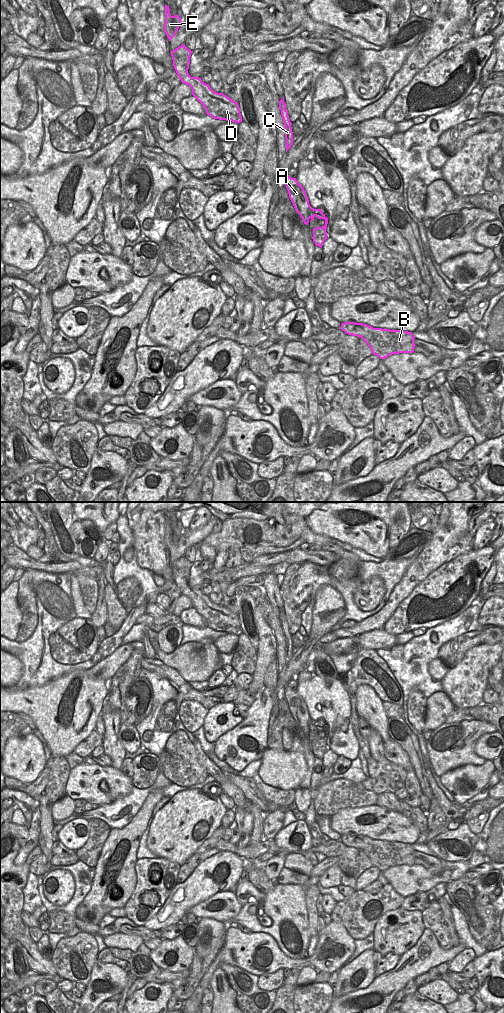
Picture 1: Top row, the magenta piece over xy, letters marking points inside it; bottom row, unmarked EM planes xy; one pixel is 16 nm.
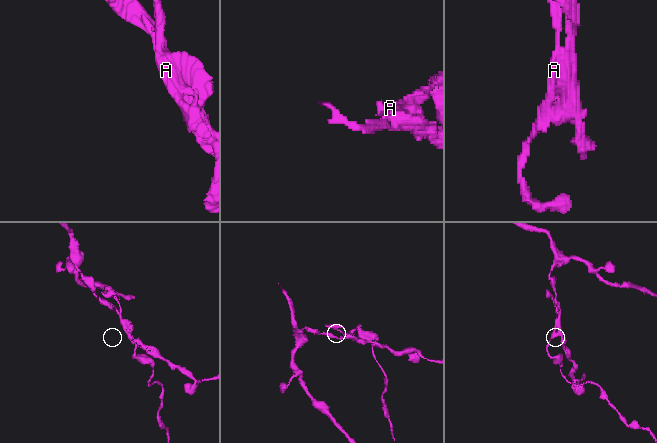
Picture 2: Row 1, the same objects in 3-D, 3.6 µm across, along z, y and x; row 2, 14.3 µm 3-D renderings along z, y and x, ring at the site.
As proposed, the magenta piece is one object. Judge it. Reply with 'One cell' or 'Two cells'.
Two cells

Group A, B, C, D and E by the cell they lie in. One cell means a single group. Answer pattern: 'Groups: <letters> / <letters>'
Groups: A B C / D E

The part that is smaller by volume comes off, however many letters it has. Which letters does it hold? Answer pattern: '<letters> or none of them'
A, B, C

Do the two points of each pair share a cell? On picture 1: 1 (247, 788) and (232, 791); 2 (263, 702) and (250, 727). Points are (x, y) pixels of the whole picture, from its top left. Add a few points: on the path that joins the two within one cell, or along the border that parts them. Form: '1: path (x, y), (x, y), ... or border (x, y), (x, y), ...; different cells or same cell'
1: border (224, 772), (245, 797); different cells
2: path (261, 708), (256, 721); same cell

